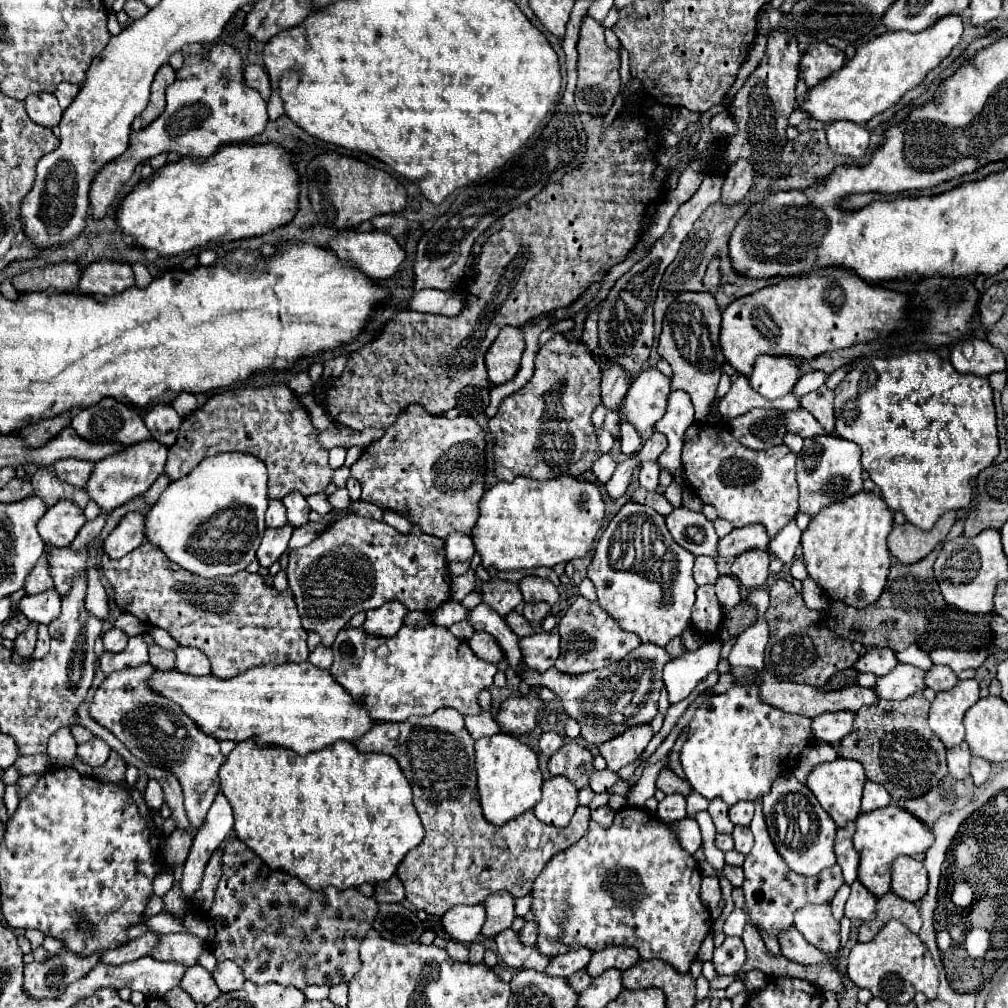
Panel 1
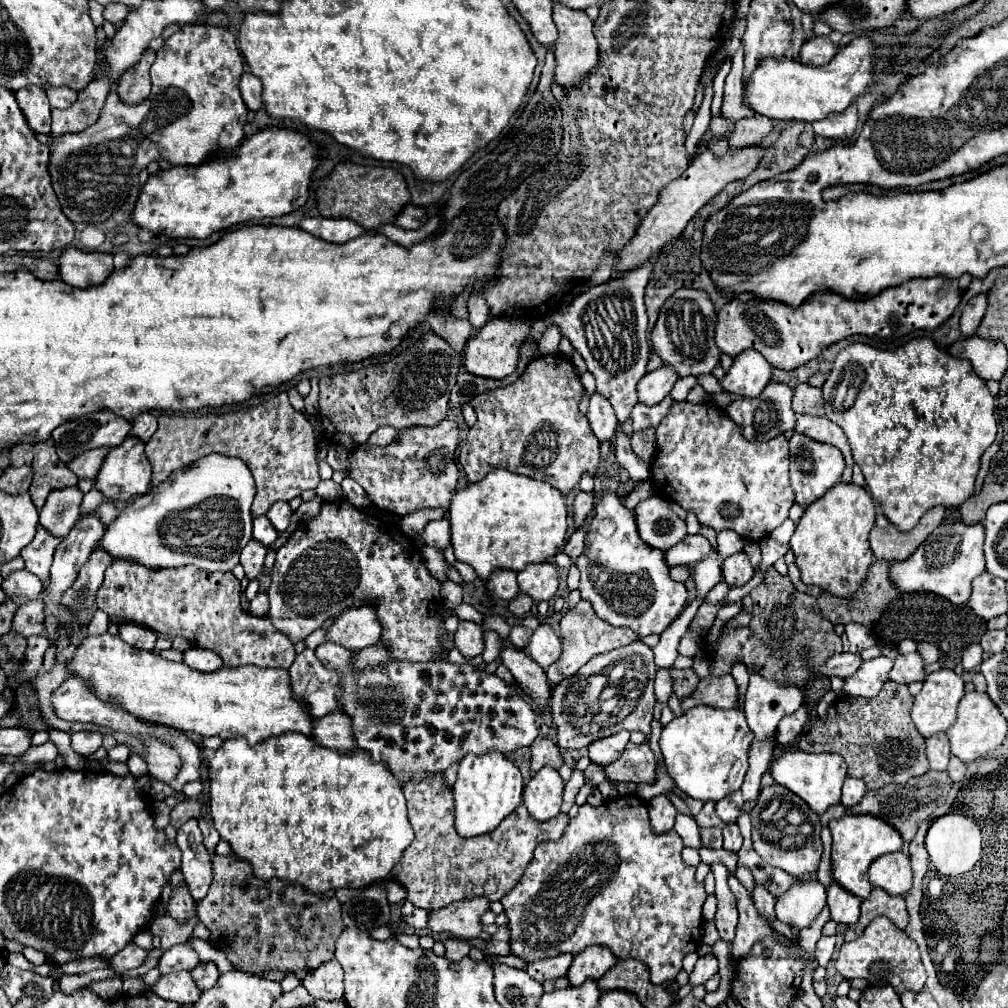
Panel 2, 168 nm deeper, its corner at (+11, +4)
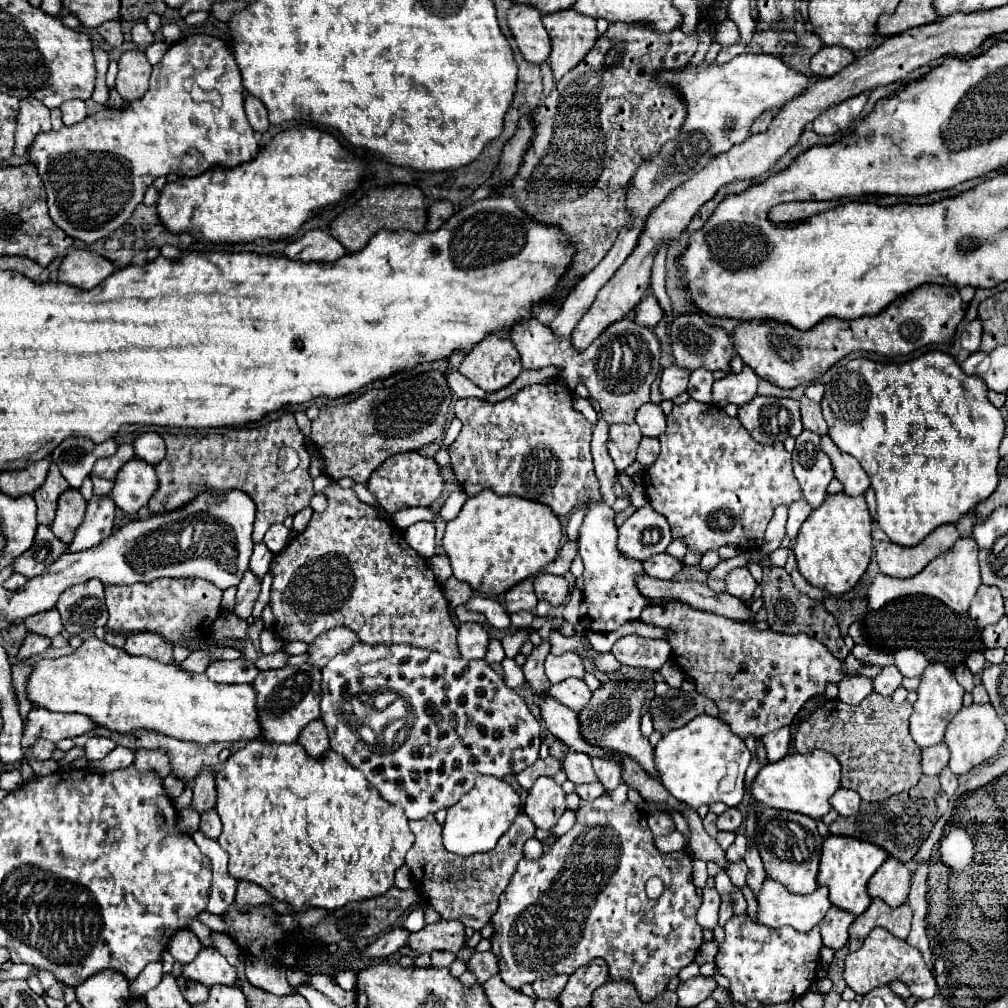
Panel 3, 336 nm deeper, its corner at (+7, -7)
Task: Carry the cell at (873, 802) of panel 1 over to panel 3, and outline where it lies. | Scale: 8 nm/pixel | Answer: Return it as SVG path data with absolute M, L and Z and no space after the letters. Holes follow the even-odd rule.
M839 787L837 793L835 793L833 799L831 799L831 805L833 805L833 809L835 809L841 817L851 817L851 815L855 815L855 813L859 811L859 807L861 807L861 797L859 797L859 793L853 791L853 789L843 789L843 787Z

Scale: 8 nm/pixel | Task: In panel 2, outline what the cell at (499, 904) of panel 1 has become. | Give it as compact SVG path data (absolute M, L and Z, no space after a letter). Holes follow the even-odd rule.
M487 898L461 900L449 904L437 912L429 912L429 930L431 934L449 934L455 938L475 938L481 934L479 918L489 910Z

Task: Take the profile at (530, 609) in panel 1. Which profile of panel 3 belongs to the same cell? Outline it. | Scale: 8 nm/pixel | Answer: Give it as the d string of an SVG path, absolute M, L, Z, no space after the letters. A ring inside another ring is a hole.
M521 611L521 613L511 615L511 625L519 627L519 629L531 627L531 621L533 621L533 613L529 613L529 611Z

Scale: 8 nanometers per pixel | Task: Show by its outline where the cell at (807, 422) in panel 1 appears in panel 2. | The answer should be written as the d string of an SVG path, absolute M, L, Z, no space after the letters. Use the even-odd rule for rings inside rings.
M799 414L797 416L797 428L795 432L803 432L805 436L813 438L813 440L819 440L823 444L831 444L835 448L841 450L847 466L851 468L853 466L853 456L851 456L851 448L849 448L849 442L843 434L843 430L833 424L831 420L827 418L815 418L815 416L803 416Z

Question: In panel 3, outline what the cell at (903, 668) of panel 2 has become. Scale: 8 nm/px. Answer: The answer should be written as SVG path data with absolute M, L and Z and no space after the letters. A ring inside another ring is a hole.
M885 667L883 673L873 679L873 683L875 683L875 691L877 693L893 695L901 687L903 675L901 675L901 671L897 667Z

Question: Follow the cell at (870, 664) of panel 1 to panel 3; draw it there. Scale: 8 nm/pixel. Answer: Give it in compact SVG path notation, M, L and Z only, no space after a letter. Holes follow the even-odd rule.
M681 601L665 605L649 605L641 613L641 621L665 629L673 629L669 635L671 651L675 661L681 665L685 675L697 683L697 691L713 699L719 707L719 719L729 723L731 731L745 739L747 735L761 737L793 721L797 711L807 699L821 695L827 683L841 683L845 679L843 663L829 653L819 641L809 639L809 635L777 635L775 631L757 631L751 623L739 623L715 613L697 611Z

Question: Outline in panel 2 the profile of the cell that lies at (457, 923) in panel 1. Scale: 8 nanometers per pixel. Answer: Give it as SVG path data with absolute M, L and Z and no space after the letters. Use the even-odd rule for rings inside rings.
M415 908L409 916L401 916L401 922L411 924L411 926L415 926L417 930L423 930L423 928L427 928L427 916L429 916L429 912L427 912L427 910Z

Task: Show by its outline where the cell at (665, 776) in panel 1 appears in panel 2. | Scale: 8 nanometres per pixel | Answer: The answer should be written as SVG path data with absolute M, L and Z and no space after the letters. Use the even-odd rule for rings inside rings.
M627 744L621 758L617 758L613 764L603 766L605 776L613 782L651 782L655 778L655 758L647 744Z

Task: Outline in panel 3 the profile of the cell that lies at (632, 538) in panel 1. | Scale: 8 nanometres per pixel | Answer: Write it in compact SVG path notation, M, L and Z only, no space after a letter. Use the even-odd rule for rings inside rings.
M591 503L589 513L585 515L585 521L579 529L579 555L585 565L585 587L579 617L583 629L587 631L617 631L623 623L639 619L643 609L651 605L651 601L637 589L637 579L645 575L643 563L621 555L617 549L617 539L619 527L615 525L615 511L605 503Z

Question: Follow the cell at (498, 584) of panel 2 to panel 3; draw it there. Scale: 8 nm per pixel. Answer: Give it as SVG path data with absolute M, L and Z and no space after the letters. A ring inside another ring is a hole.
M525 579L521 583L517 583L515 587L511 587L505 595L505 609L509 613L517 613L517 611L533 611L537 605L537 597L533 593L533 581Z

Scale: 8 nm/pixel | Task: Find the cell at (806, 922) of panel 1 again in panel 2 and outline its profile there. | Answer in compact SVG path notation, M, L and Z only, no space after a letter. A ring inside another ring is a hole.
M815 878L815 880L797 880L789 888L789 892L781 894L775 902L775 916L793 926L795 930L807 928L817 914L825 908L827 904L827 894L825 886Z

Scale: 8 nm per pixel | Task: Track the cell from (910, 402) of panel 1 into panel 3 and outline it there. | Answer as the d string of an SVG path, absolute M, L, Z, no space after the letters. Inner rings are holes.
M931 351L931 353L925 353L913 361L907 361L907 363L901 363L899 367L893 365L893 363L883 363L883 369L867 359L855 359L851 361L847 367L845 367L849 373L857 373L859 377L853 381L853 379L841 379L837 377L835 381L827 383L825 385L825 397L821 401L821 407L823 407L823 417L829 425L829 437L833 439L833 443L853 455L863 471L869 475L871 479L871 487L875 489L875 495L877 495L877 523L879 527L889 535L889 539L893 543L899 543L899 545L915 545L919 541L923 541L935 527L939 525L945 525L945 523L957 523L961 515L969 513L977 503L985 501L997 487L999 483L999 477L997 477L997 463L999 463L999 443L1003 439L1003 433L1005 433L1005 423L1003 423L1003 417L999 413L999 409L995 409L989 399L987 399L987 385L981 377L971 377L971 375L965 375L961 371L961 367L953 361L953 357L949 357L947 353L941 353L941 351Z

